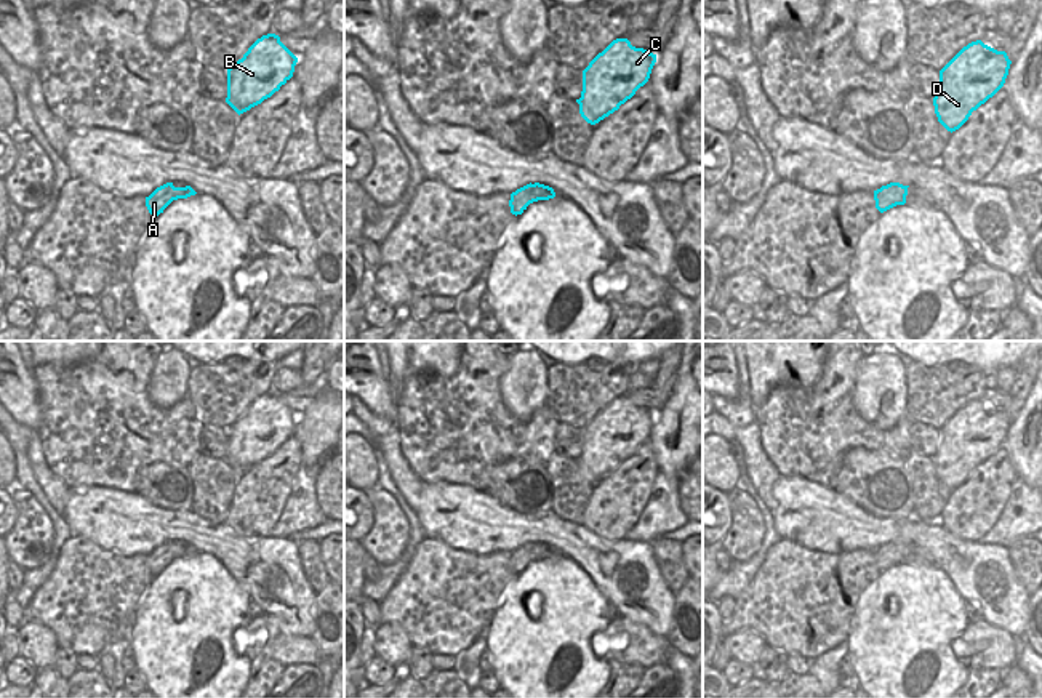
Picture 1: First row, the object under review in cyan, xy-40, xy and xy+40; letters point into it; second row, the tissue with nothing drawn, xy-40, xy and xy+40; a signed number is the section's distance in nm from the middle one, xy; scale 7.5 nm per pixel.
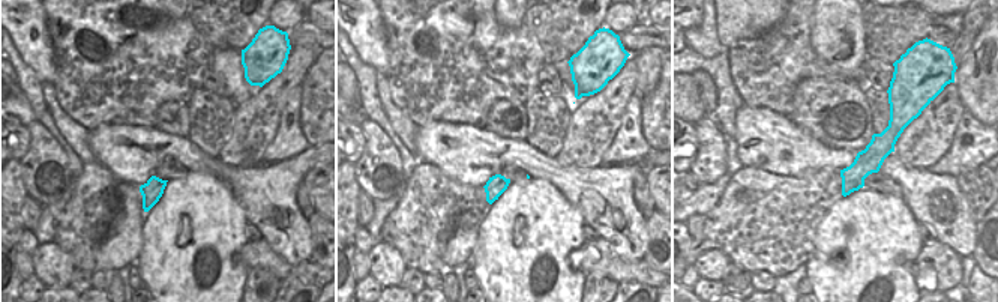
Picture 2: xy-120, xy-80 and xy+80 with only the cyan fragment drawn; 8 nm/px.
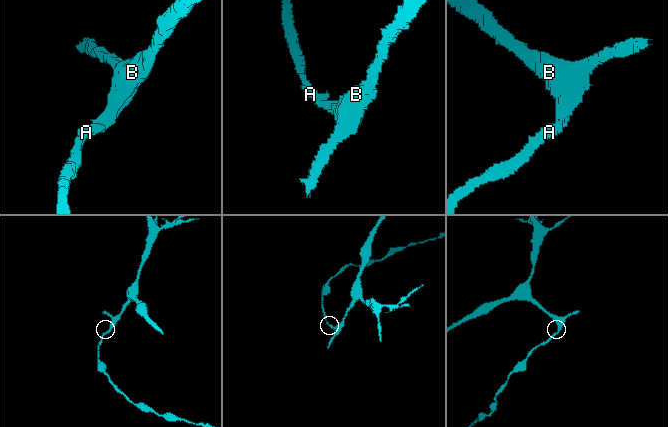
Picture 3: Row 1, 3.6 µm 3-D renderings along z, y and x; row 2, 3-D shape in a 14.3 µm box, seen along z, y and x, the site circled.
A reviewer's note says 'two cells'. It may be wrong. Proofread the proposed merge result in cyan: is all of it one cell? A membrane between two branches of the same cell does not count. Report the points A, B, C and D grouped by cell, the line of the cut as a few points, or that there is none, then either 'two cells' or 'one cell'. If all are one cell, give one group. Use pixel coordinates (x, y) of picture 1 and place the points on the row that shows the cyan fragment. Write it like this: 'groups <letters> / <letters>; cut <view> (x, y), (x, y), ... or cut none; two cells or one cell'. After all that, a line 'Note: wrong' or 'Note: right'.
groups A B C D; cut none; one cell
Note: wrong

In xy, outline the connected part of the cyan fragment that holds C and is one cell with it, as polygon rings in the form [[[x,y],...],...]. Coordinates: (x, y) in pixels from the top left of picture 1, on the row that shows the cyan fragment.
[[[627,38],[613,40],[583,70],[583,91],[576,99],[581,117],[595,125],[619,109],[643,86],[656,54],[635,48]]]

